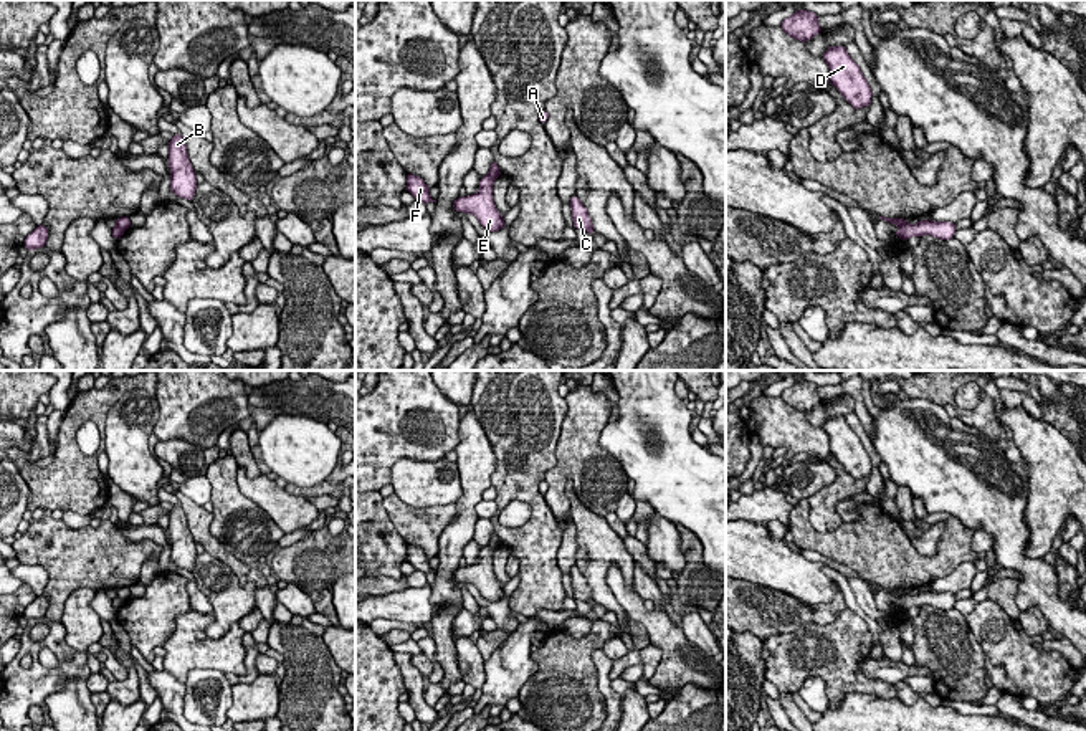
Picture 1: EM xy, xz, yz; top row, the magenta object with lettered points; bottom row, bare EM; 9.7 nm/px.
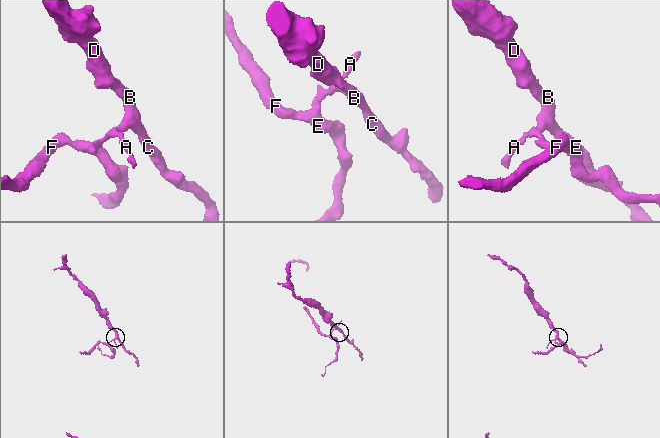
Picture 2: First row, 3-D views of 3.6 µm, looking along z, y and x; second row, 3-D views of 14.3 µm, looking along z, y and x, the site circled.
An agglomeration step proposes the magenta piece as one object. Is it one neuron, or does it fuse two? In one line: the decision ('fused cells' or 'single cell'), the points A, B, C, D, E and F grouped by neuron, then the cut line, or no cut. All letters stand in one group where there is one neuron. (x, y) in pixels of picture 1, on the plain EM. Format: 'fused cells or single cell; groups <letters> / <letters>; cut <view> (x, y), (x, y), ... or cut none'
fused cells; groups A B C D / E F; cut xy (116, 596), (123, 601)

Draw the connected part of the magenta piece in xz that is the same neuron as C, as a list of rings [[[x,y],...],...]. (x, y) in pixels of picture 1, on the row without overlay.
[[[577,566],[570,569],[570,579],[572,579],[572,589],[574,589],[574,599],[580,599],[590,605],[593,605],[592,590],[587,584],[587,579],[582,576]]]

